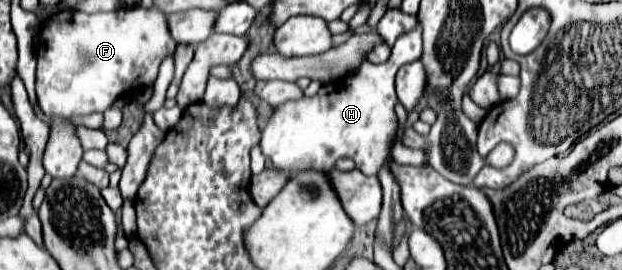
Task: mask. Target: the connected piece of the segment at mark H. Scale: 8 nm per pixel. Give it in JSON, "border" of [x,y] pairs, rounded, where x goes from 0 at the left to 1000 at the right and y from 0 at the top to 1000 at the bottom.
{"border":[[[670,85],[667,107],[641,130],[622,233],[603,241],[584,226],[551,293],[516,315],[510,352],[449,389],[420,507],[420,552],[442,626],[529,633],[542,589],[561,581],[580,641],[606,648],[625,581],[625,537],[641,470],[632,411],[638,381],[635,270],[645,241],[674,219],[680,178],[678,115],[677,85]]]}

